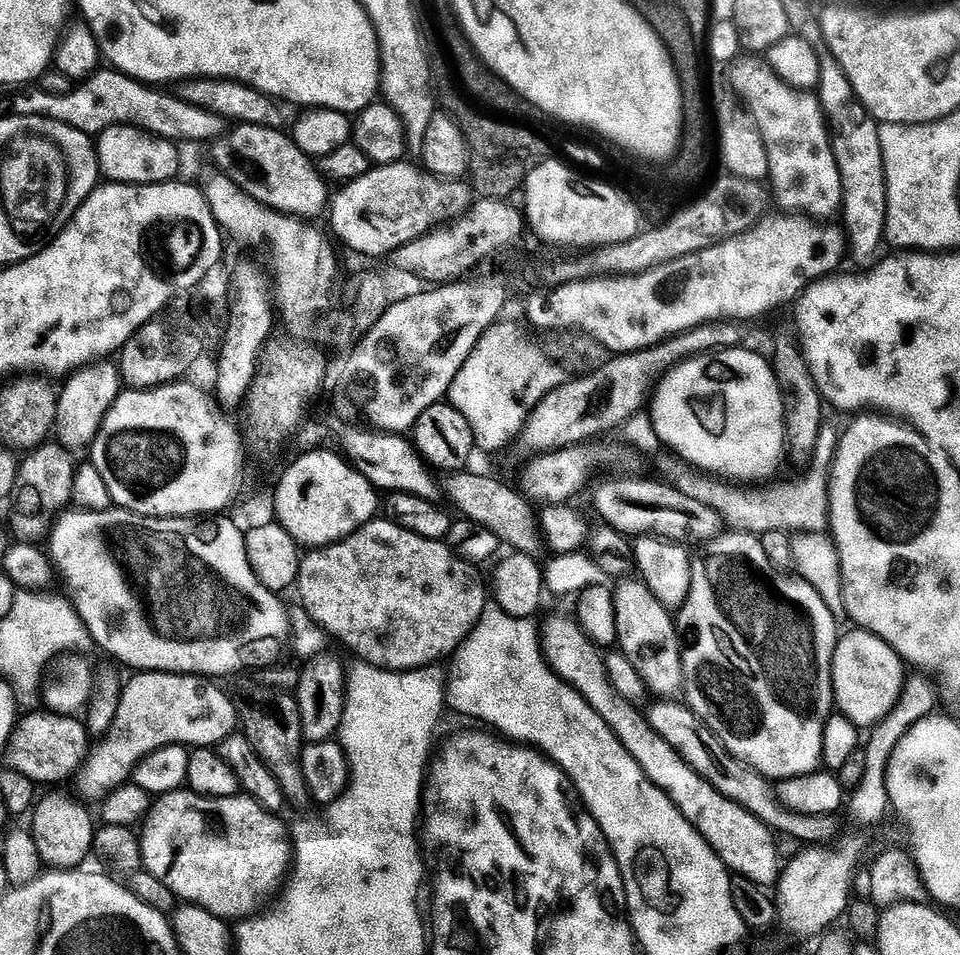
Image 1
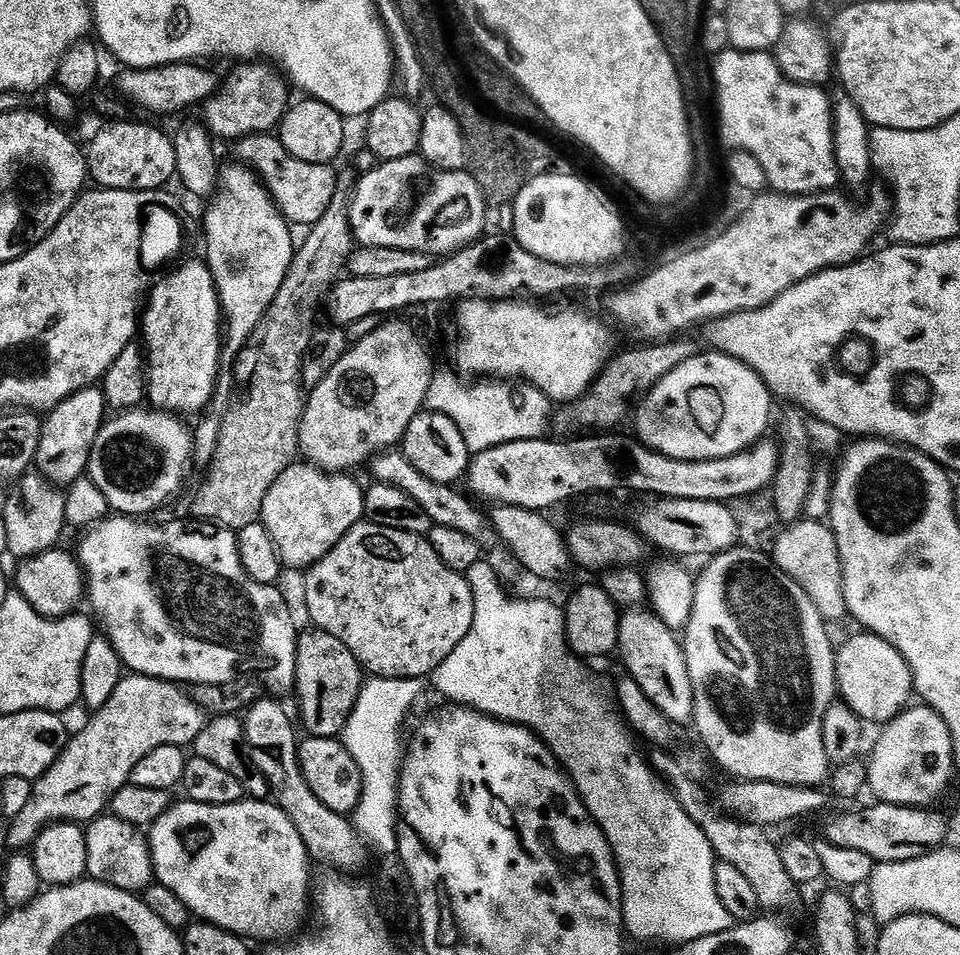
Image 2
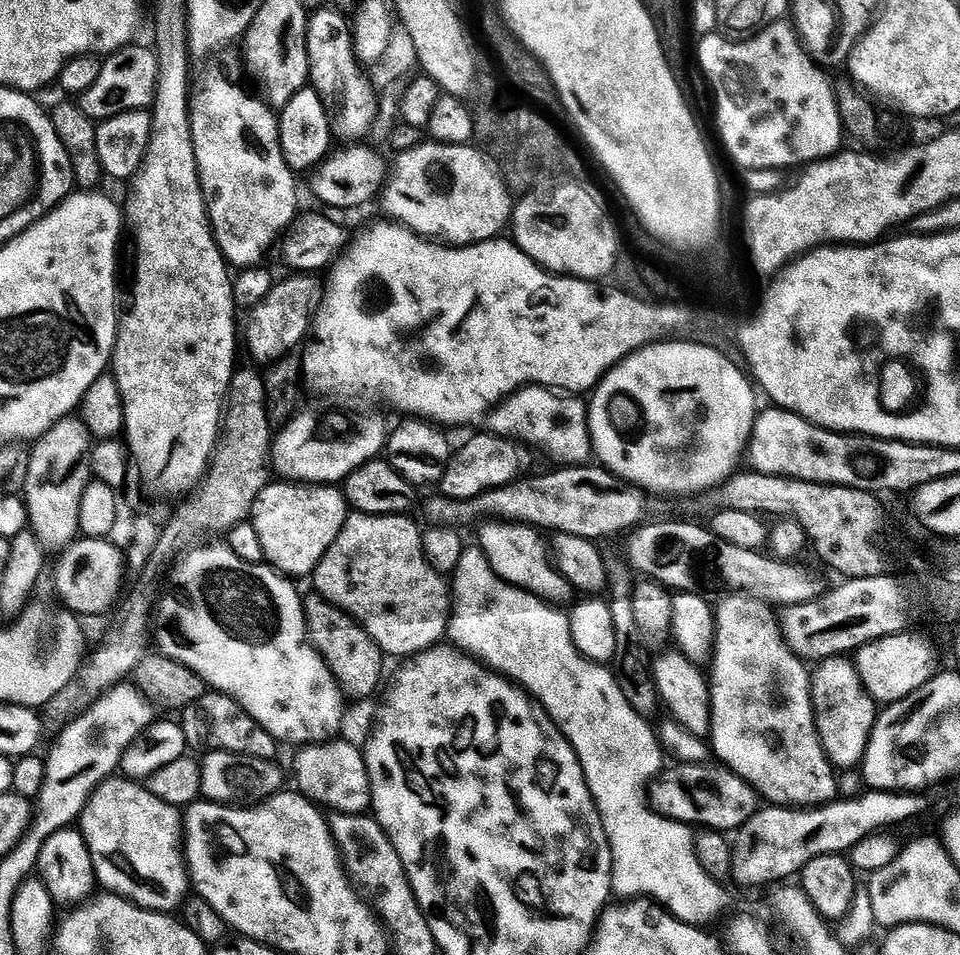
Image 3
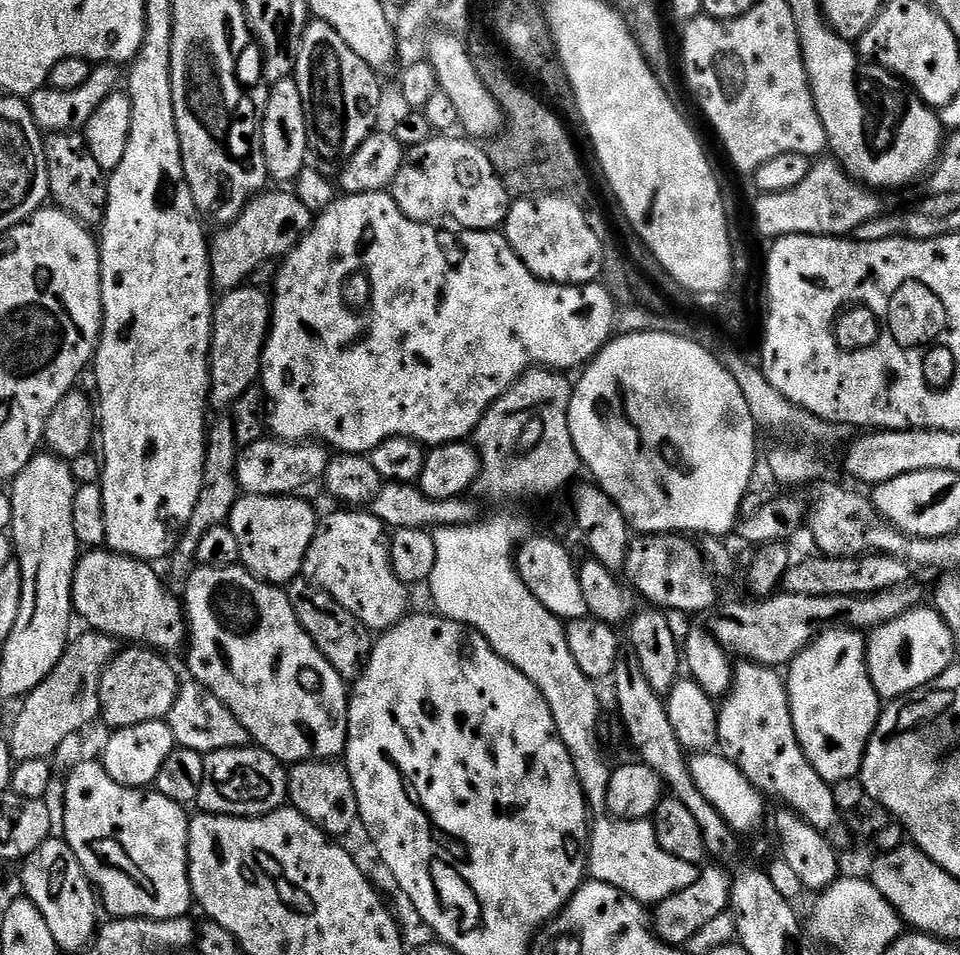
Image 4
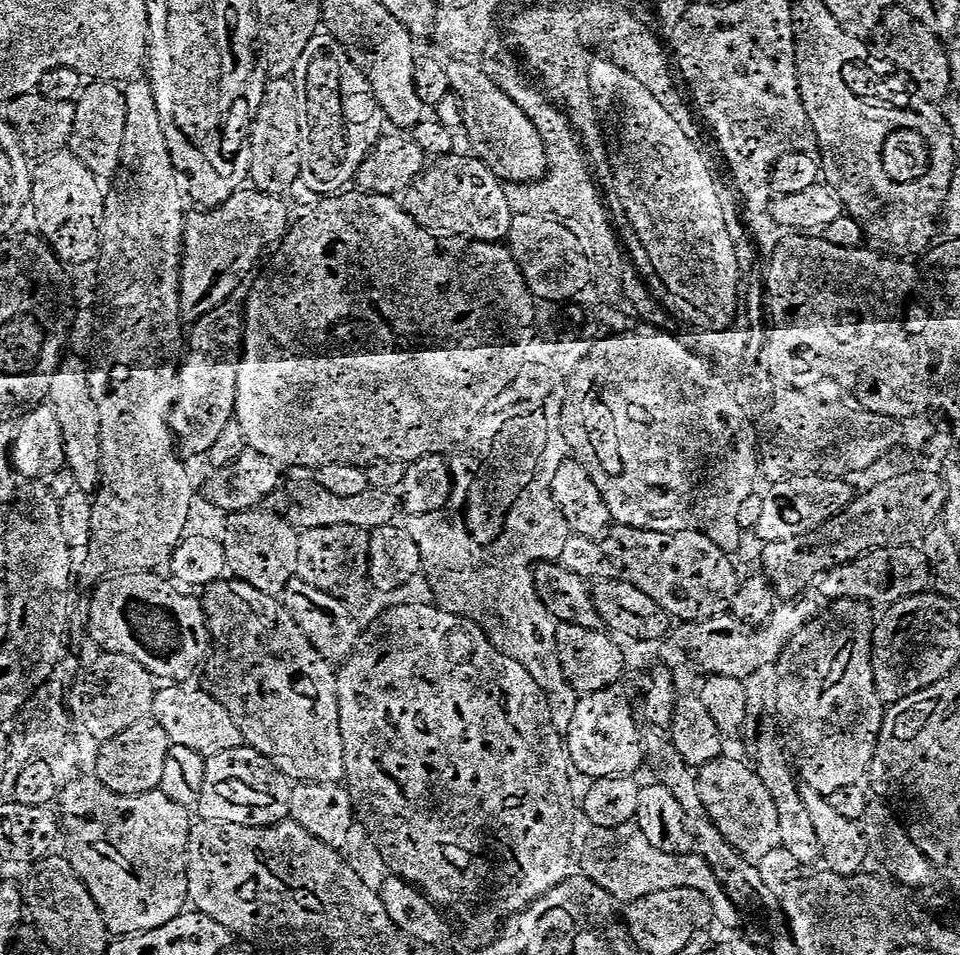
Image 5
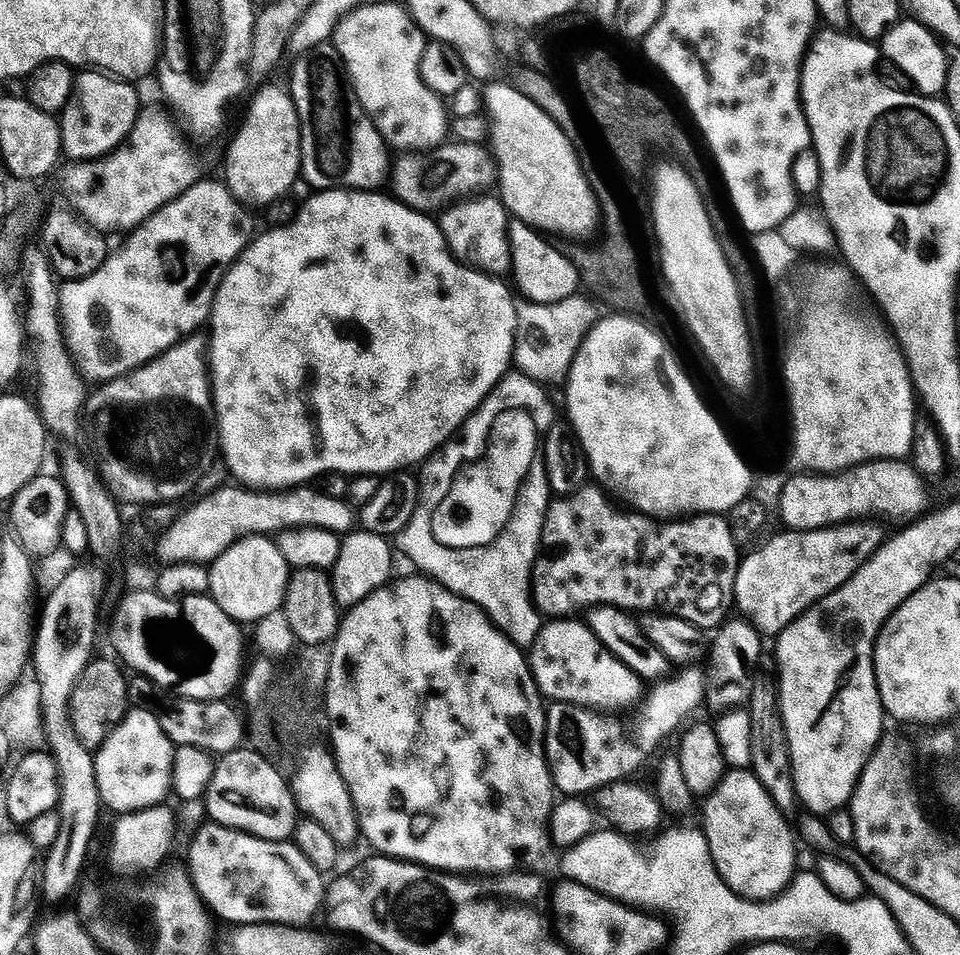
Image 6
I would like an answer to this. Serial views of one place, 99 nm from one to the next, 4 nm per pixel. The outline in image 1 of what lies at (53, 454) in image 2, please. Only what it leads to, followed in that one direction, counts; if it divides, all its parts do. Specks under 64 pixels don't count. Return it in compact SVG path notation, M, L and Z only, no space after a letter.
M100 358L85 367L77 368L67 377L64 389L60 388L58 428L64 431L63 443L71 449L87 449L98 434L106 414L122 391L120 369L111 359Z

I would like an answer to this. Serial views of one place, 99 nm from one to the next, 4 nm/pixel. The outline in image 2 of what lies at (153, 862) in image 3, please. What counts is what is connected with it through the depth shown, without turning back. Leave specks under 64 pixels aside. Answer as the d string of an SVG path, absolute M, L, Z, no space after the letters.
M101 814L86 828L87 875L133 894L148 888L154 880L150 840L139 827L113 814Z

